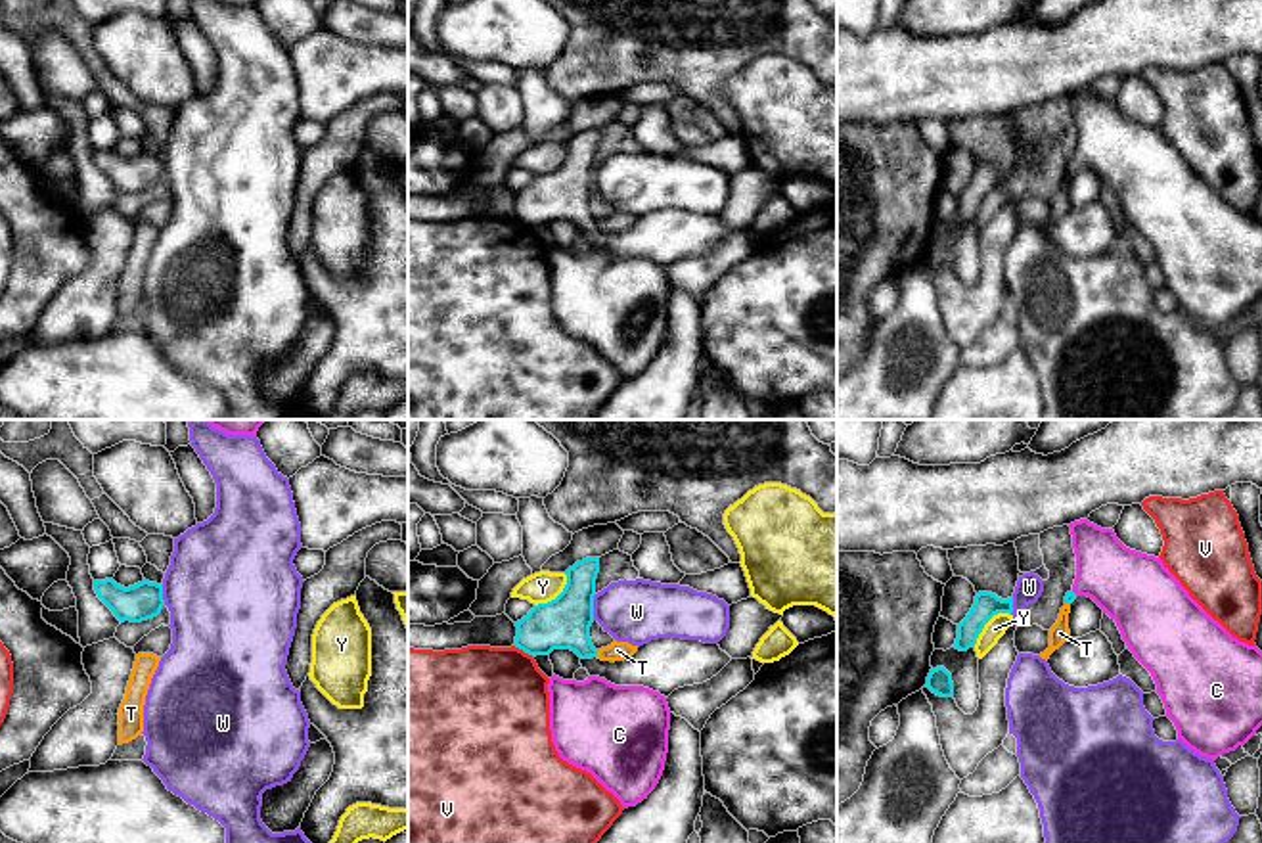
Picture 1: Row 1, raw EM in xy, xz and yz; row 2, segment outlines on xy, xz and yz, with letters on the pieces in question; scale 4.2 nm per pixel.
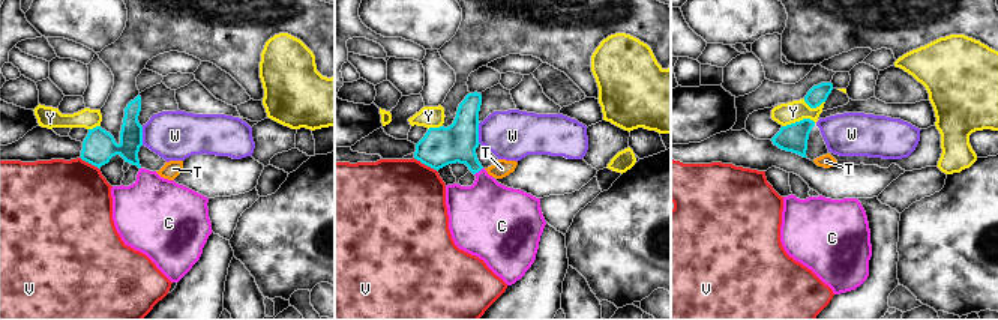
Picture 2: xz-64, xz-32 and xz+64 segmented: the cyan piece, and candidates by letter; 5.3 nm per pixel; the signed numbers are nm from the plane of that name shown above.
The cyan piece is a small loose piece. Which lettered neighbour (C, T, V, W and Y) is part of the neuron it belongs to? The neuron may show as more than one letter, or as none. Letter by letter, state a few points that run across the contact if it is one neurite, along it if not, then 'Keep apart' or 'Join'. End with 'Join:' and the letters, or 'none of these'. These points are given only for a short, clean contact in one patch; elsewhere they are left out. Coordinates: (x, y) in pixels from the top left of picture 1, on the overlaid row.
C: Line: yz (1071, 596), (1073, 592), (1081, 587), (1130, 587). Join
T: Line: xz (596, 650), (598, 656). Keep apart
V: Line: xz (514, 646), (533, 658). Keep apart
W: Keep apart
Y: Keep apart
Join: C

